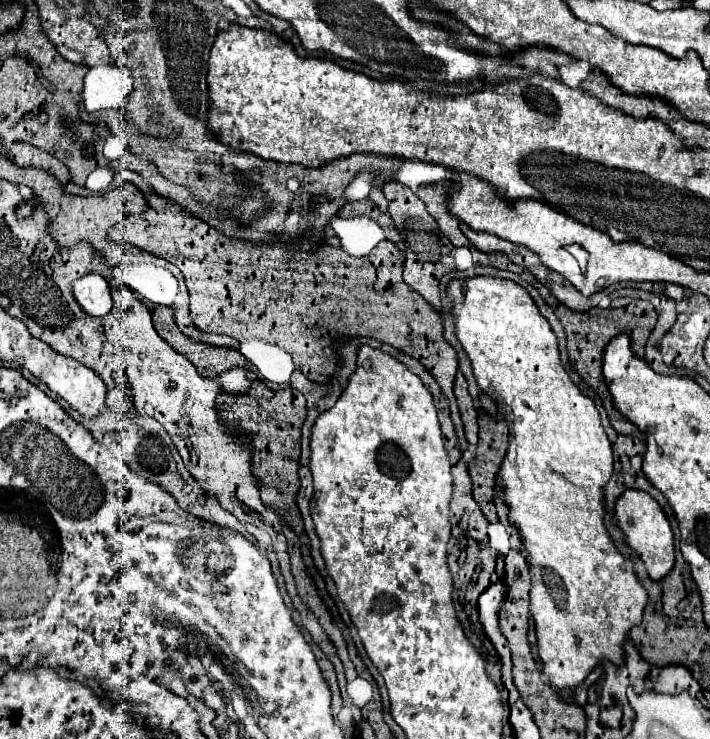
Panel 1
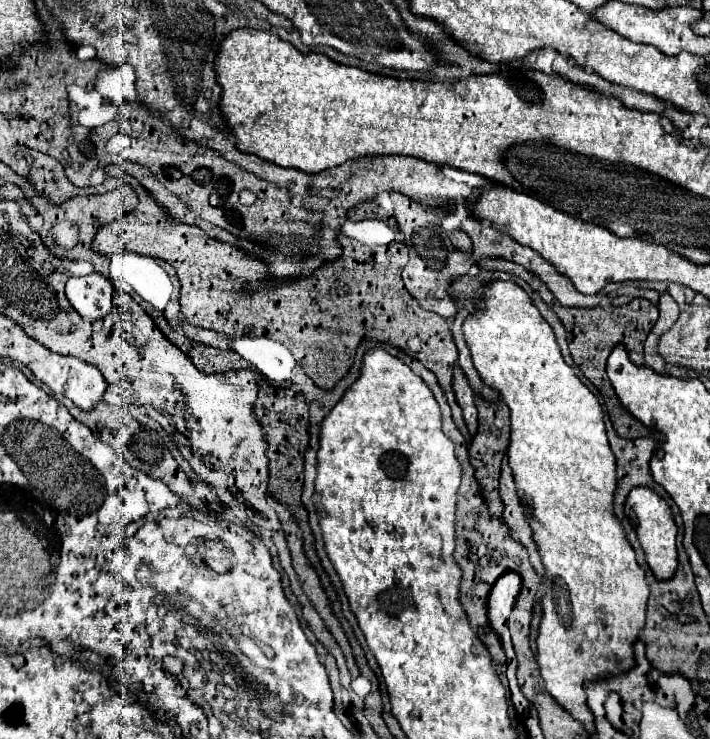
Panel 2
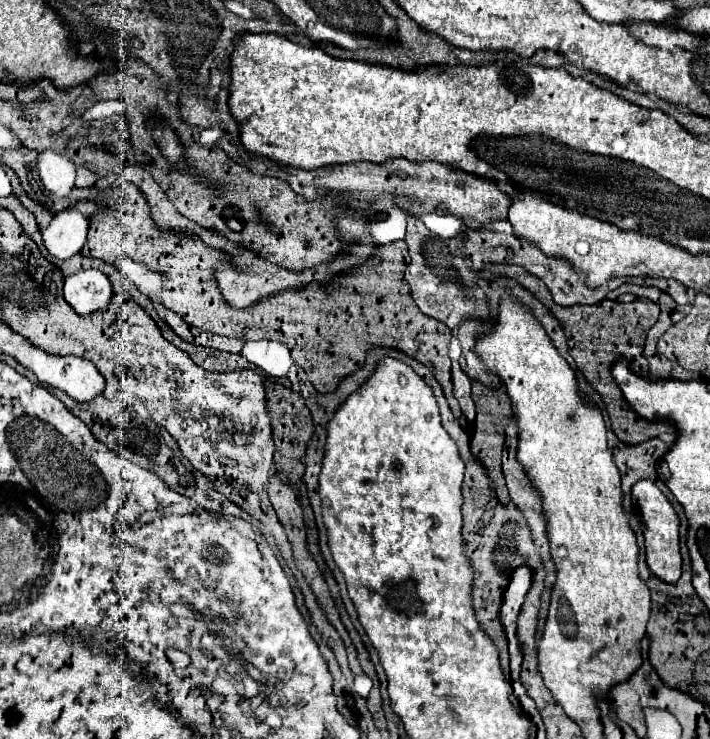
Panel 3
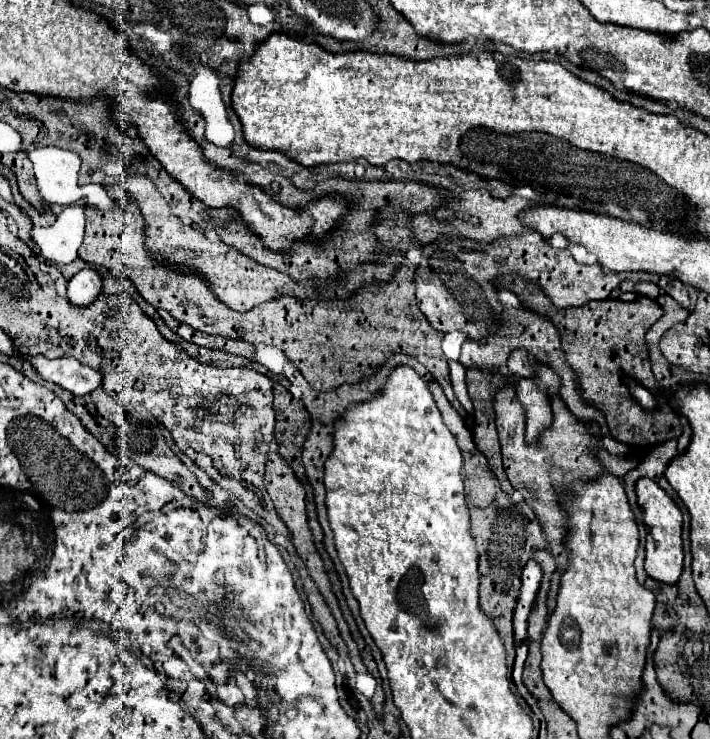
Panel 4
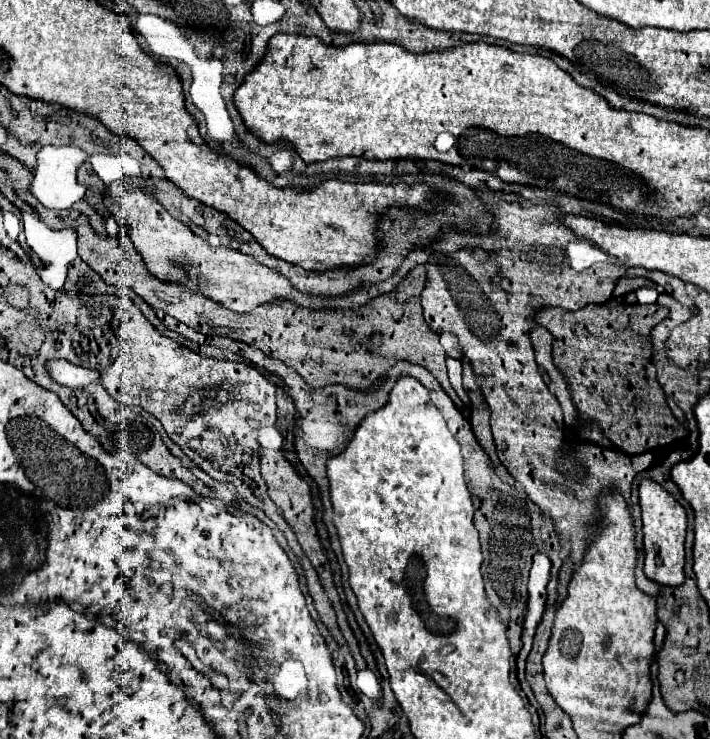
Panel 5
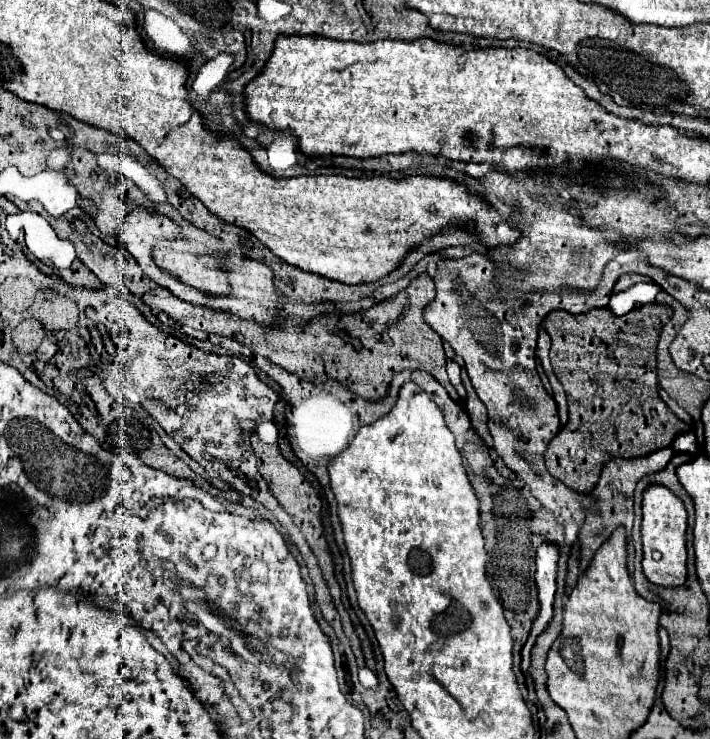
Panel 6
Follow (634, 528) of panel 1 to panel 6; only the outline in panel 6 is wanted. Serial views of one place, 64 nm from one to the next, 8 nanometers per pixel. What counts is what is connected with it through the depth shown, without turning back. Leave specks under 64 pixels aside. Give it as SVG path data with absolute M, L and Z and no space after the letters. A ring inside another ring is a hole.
M648 486L642 502L642 544L644 574L658 586L682 586L686 582L686 512L680 498L664 486Z

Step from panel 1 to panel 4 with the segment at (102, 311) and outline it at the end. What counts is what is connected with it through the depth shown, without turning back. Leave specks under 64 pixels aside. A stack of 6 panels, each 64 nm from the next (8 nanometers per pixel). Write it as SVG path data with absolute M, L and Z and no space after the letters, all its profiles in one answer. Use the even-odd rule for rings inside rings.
M86 268L68 282L68 300L76 306L88 306L100 296L100 290L102 278L92 268Z

